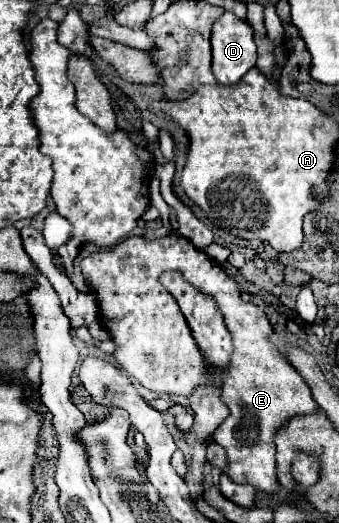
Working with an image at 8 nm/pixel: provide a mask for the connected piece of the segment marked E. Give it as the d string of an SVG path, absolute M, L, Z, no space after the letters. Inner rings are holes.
M174 232L156 240L130 236L110 250L90 254L80 266L100 302L102 324L118 346L114 362L152 392L188 396L194 386L206 382L208 374L188 322L174 302L174 296L162 288L160 274L166 270L178 270L192 286L216 298L234 338L234 354L230 370L222 382L222 400L230 408L230 414L218 430L214 430L214 440L226 450L226 474L230 480L274 494L278 488L274 436L294 416L314 414L318 404L302 376L270 342L272 326L264 310L256 304L242 302L234 278L230 278L190 240L184 240Z

